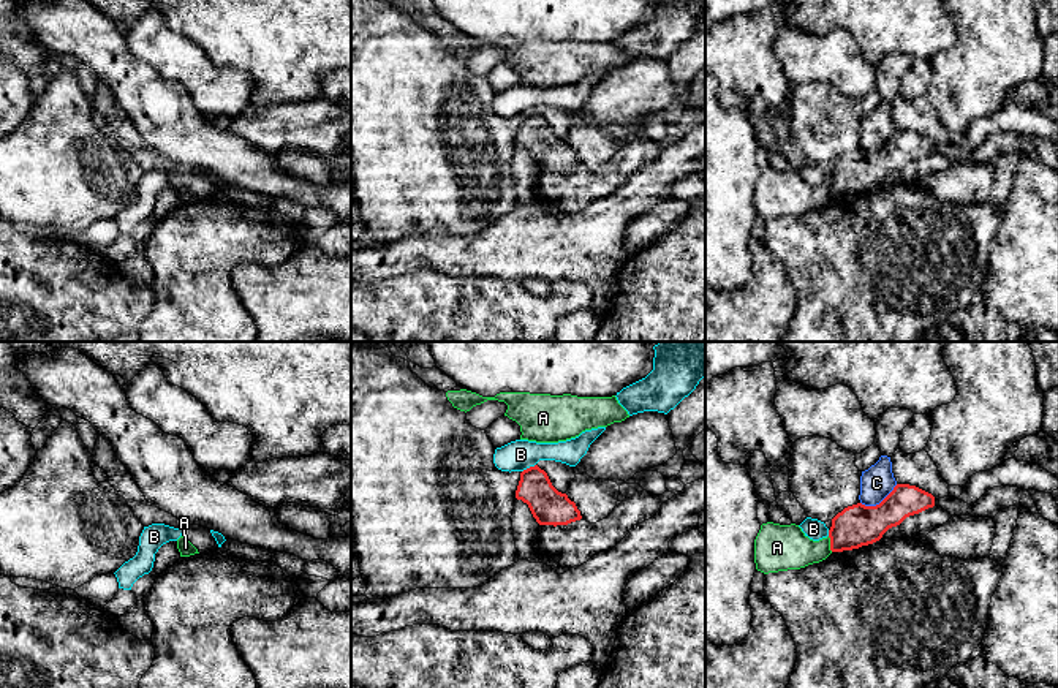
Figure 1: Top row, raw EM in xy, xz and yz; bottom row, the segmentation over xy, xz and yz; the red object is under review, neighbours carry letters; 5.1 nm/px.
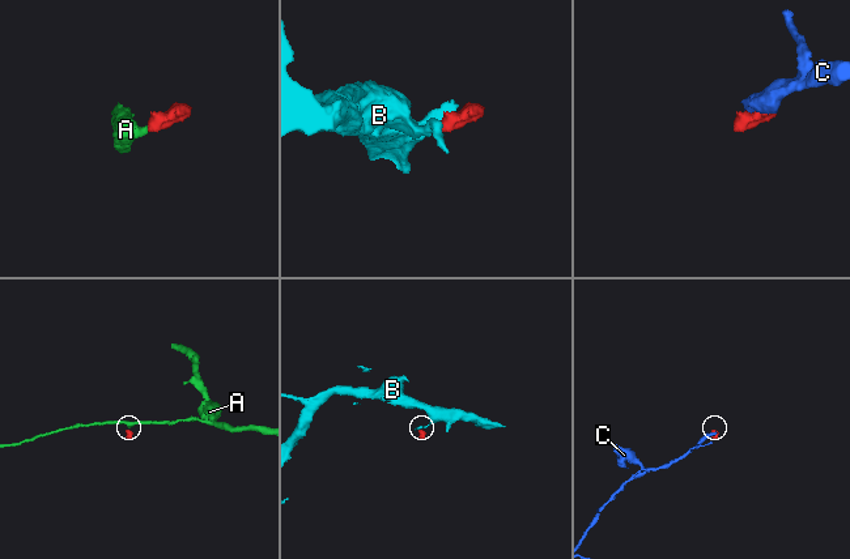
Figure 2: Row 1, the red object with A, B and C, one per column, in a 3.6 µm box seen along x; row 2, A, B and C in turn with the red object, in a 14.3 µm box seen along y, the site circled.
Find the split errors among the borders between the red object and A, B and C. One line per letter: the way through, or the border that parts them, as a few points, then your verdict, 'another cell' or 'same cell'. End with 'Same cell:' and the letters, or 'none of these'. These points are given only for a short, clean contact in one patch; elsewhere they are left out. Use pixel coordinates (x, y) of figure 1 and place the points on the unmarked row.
A: along yz (827, 182), (832, 196) | another cell
B: along xz (535, 109), (522, 117) | another cell
C: along yz (897, 130), (878, 149), (861, 149) | another cell
Same cell: none of these

